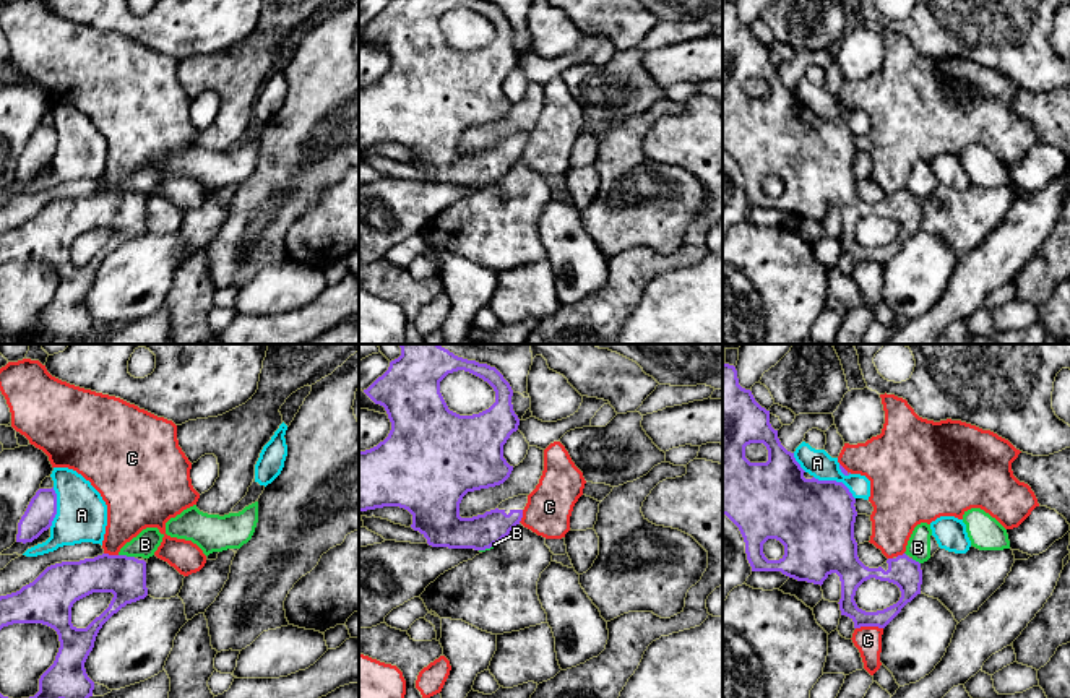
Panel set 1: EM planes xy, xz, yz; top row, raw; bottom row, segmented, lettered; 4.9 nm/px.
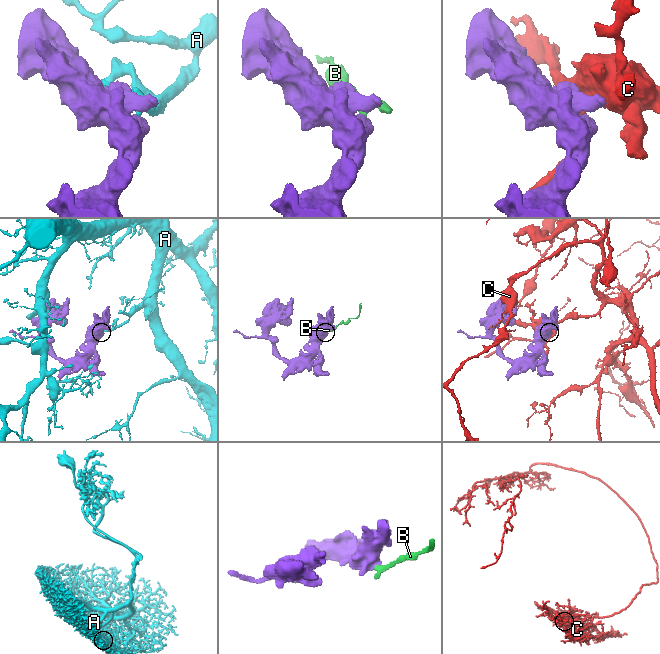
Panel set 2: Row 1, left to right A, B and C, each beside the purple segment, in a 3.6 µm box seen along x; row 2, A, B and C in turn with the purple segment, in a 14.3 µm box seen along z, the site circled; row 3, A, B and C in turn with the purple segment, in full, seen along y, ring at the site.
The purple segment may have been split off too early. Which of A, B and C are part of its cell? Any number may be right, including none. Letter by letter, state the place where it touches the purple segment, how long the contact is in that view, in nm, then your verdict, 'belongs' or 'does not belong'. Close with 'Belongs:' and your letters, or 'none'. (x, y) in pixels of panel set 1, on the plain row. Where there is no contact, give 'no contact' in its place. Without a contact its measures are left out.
A: contact yz (835, 117); length 240 nm; does not belong
B: contact xy (125, 192); length 80 nm; does not belong
C: contact yz (869, 262); length 140 nm; does not belong
Belongs: none

